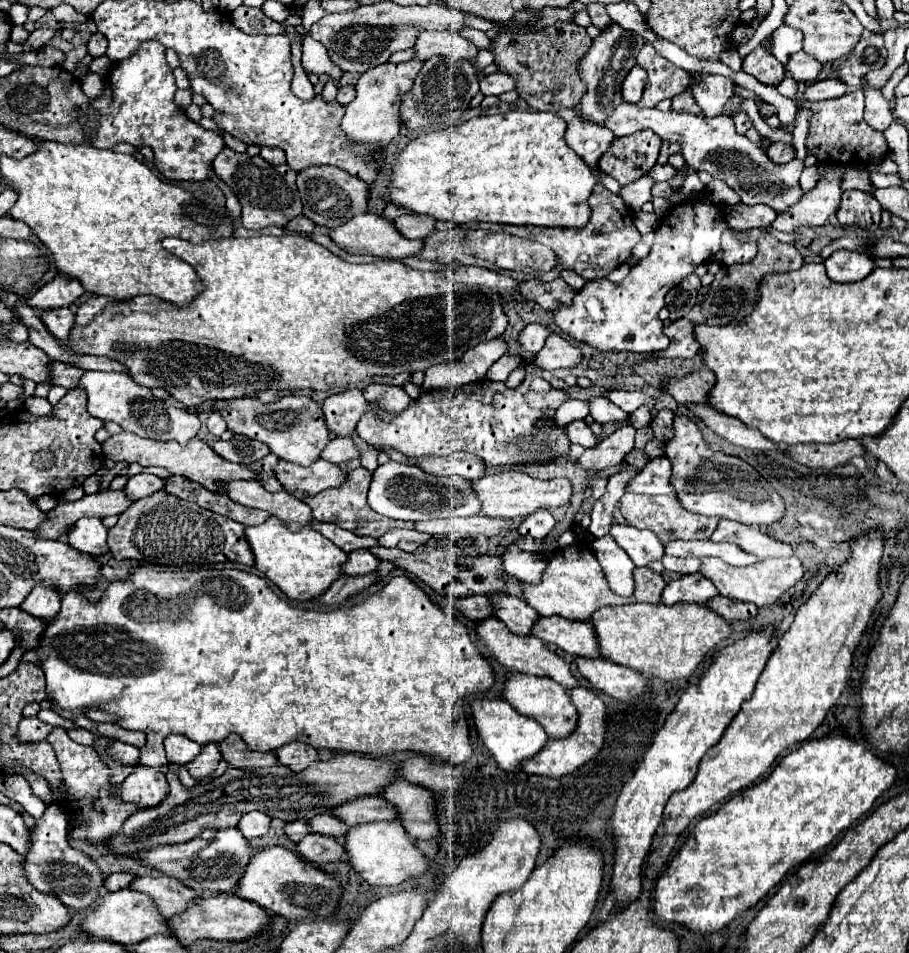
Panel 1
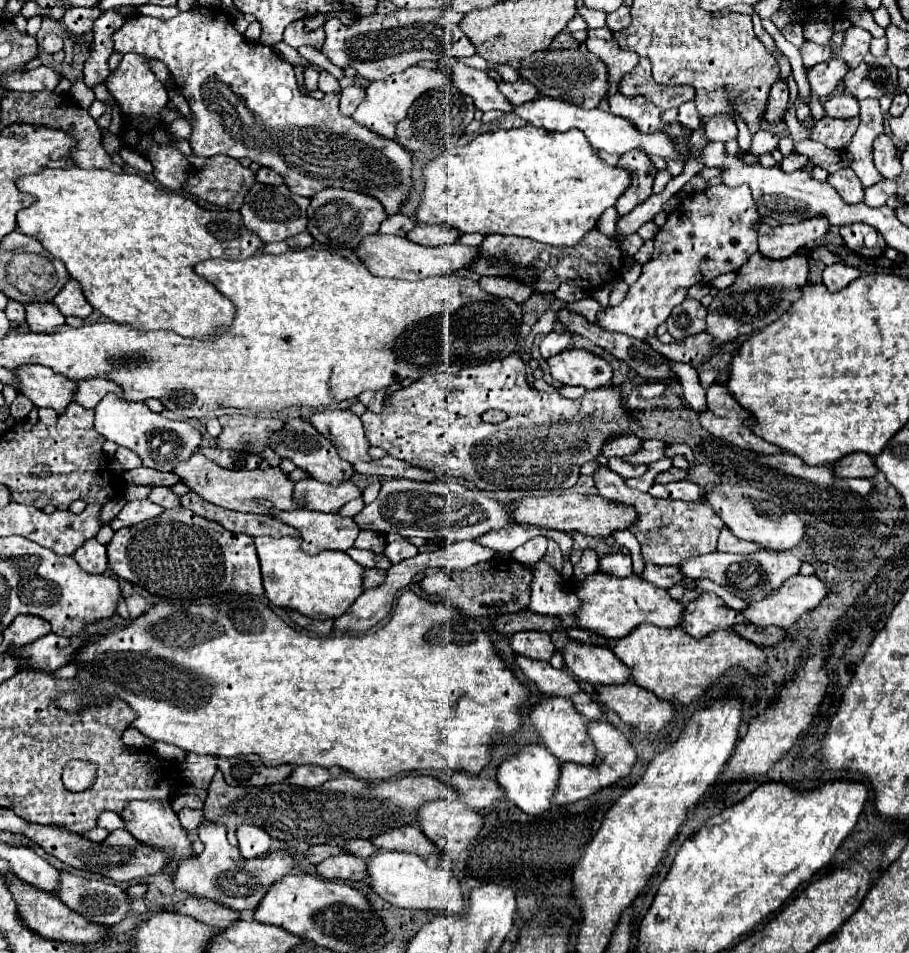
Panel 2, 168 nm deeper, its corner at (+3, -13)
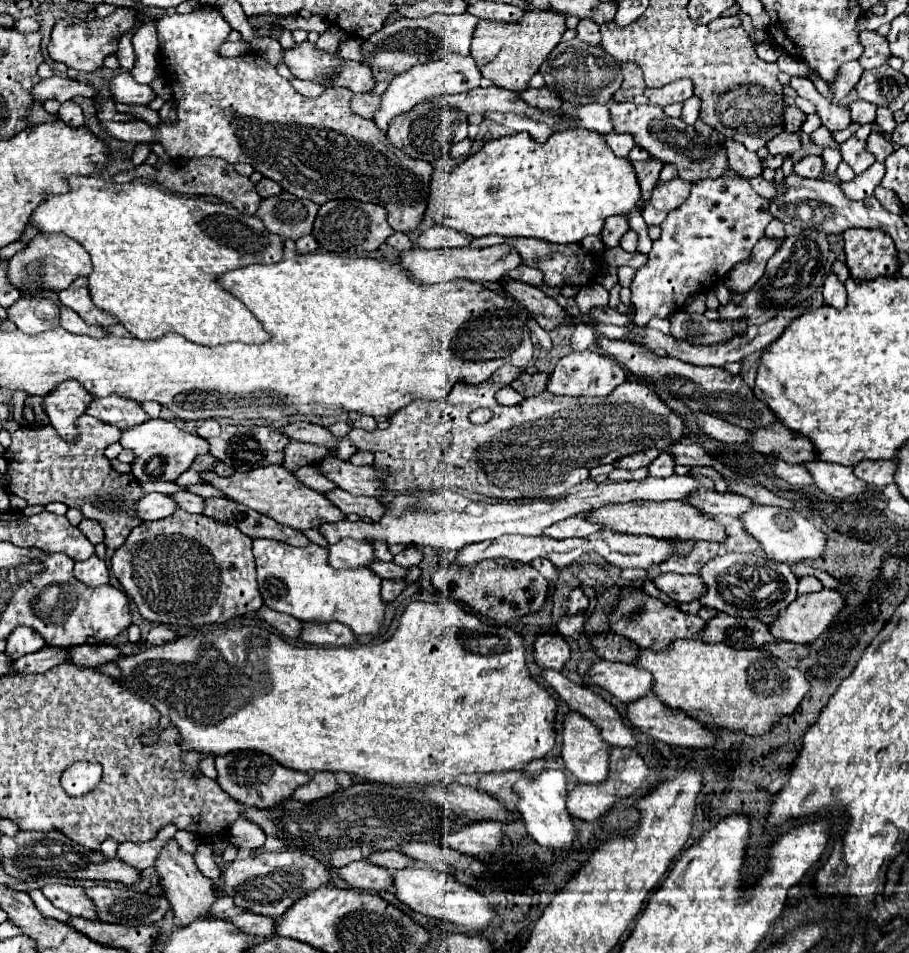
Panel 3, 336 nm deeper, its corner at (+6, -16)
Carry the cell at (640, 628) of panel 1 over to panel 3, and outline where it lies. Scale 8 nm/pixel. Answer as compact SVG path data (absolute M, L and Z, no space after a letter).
M698 638L676 640L670 652L642 650L636 666L652 672L654 694L670 708L684 710L704 724L744 732L748 736L762 736L770 732L780 718L792 716L810 690L806 676L798 668L788 666L768 650L736 650Z

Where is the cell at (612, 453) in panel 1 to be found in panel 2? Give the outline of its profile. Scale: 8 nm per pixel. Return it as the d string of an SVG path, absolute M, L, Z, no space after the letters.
M643 441L641 447L637 449L637 453L631 453L631 455L625 455L623 461L625 463L631 463L631 465L639 465L639 463L653 463L657 459L663 457L663 443L659 441Z

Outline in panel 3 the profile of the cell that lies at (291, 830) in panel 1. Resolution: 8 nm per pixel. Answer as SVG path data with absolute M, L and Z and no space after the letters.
M340 848L340 850L332 852L334 868L342 868L342 866L346 866L350 862L356 862L356 860L362 860L362 850L360 848Z

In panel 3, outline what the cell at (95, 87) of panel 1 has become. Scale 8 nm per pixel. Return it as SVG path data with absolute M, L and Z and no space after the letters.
M204 6L190 14L164 16L156 22L156 28L162 70L174 90L178 112L176 122L158 124L156 128L144 124L142 120L102 122L102 126L114 138L128 142L158 142L164 146L170 158L218 156L230 164L246 162L264 178L278 182L282 190L298 198L308 198L316 204L326 204L328 200L338 198L376 202L388 210L388 224L396 232L408 234L420 226L428 206L432 166L406 156L402 150L390 144L386 134L372 120L354 114L350 108L352 92L348 88L332 86L326 88L318 98L304 98L290 86L286 78L276 72L272 64L268 64L258 54L248 54L244 58L222 58L218 54L218 46L226 42L232 28L224 20L222 12L214 6Z

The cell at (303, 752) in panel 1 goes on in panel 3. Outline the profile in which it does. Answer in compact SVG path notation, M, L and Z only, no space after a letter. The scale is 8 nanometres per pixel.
M316 772L312 776L310 784L306 784L306 786L302 786L302 788L298 788L294 792L294 798L298 802L302 802L302 804L310 804L314 800L322 800L322 798L334 794L336 790L338 790L338 784L336 784L334 774L330 774L330 772Z

